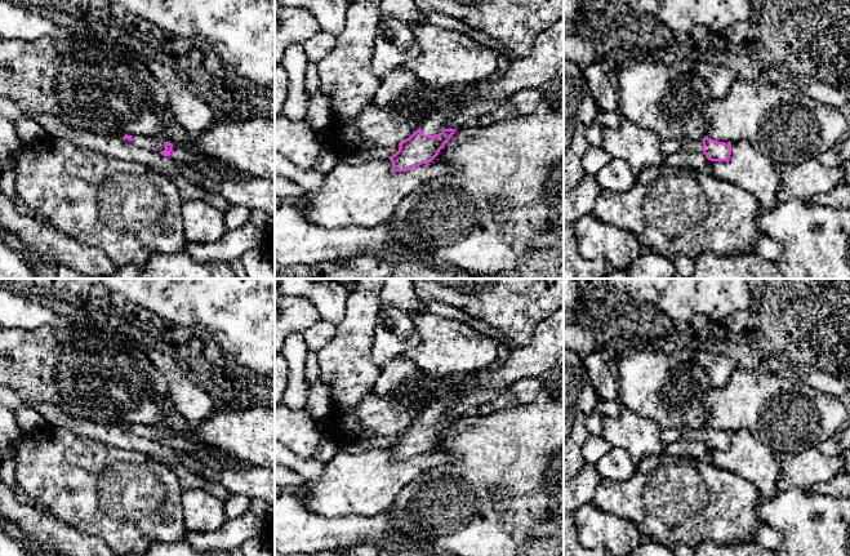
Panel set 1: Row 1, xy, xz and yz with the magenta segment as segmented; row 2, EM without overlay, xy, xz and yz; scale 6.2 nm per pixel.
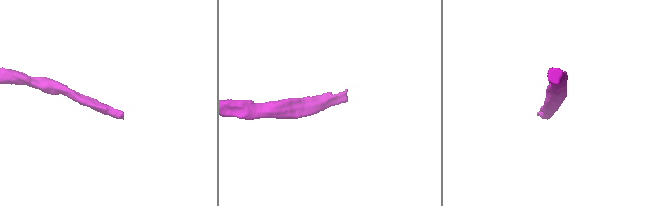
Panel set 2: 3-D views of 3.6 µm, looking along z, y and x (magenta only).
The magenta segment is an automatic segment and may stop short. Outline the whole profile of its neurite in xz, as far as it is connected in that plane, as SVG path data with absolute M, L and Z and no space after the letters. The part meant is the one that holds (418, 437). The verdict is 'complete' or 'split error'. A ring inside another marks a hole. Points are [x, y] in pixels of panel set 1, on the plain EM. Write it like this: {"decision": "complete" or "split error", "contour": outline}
{"decision": "split error", "contour": "M449 392L424 408L420 417L400 431L399 440L388 446L392 461L404 461L431 452L457 419L449 417L449 410L457 401L458 396Z"}

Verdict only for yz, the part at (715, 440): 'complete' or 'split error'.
split error

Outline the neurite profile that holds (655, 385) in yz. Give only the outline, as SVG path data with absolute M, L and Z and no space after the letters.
M628 350L617 366L618 401L663 430L707 424L704 400L711 378L699 365L680 361L672 352Z

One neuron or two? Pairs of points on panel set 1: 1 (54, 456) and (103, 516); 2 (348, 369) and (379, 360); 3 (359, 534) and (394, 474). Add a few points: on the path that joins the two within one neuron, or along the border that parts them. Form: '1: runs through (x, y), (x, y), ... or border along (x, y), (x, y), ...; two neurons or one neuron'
1: runs through (70, 471), (99, 501); one neuron
2: border along (373, 330), (372, 360), (379, 368); two neurons
3: border along (386, 511), (373, 516), (338, 517); two neurons

